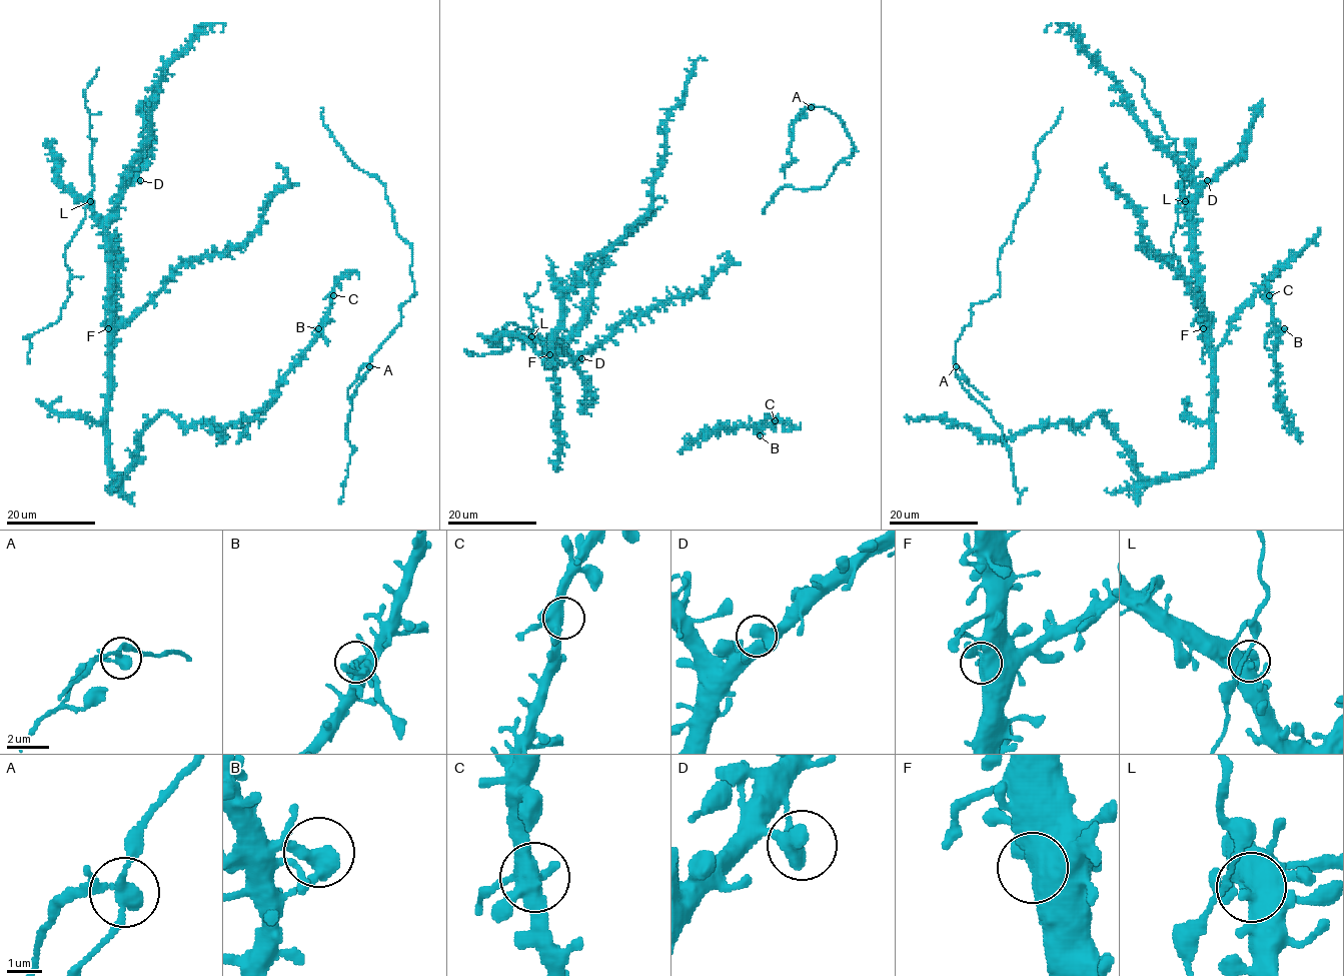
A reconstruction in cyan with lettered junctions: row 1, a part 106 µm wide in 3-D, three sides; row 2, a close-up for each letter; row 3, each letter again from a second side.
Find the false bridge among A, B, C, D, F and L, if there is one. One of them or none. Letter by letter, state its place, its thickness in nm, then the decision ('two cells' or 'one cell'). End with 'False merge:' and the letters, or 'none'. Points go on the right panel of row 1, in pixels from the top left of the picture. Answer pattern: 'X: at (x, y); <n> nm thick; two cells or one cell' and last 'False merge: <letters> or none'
A: at (956, 366); 320 nm thick; two cells
B: at (1284, 328); 340 nm thick; one cell
C: at (1269, 295); 480 nm thick; one cell
D: at (1207, 180); 400 nm thick; one cell
F: at (1203, 328); 480 nm thick; one cell
L: at (1185, 201); 320 nm thick; one cell
False merge: A

